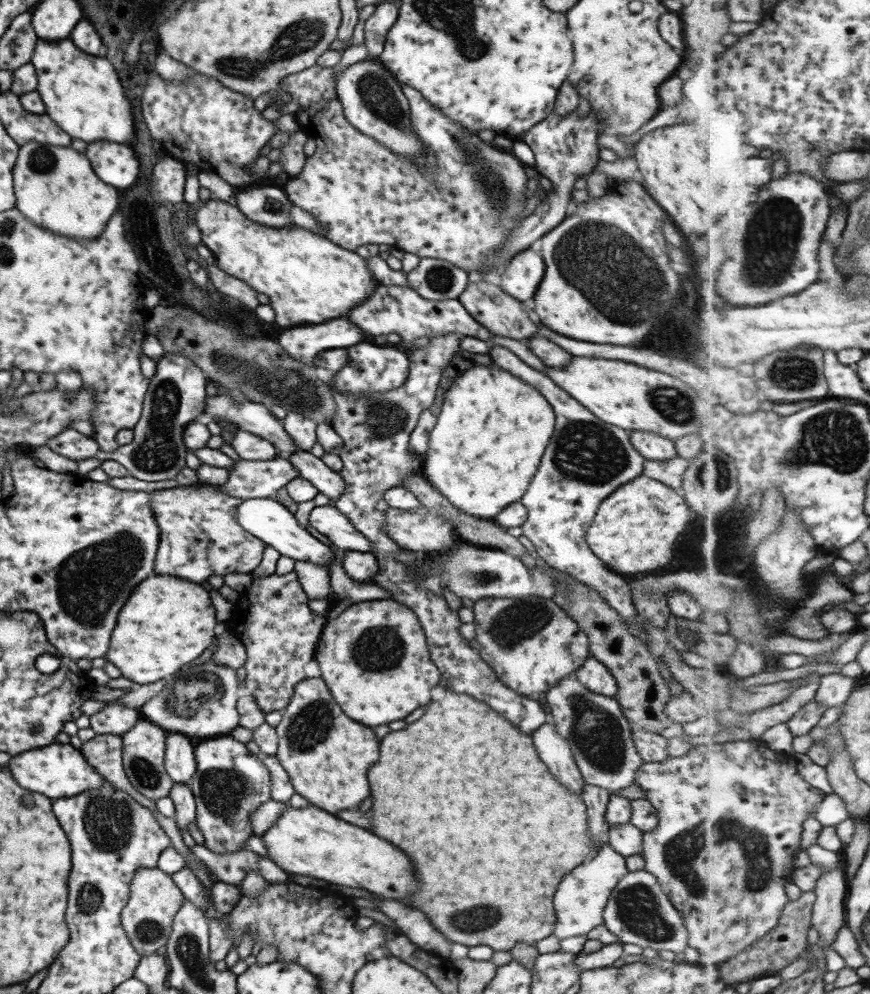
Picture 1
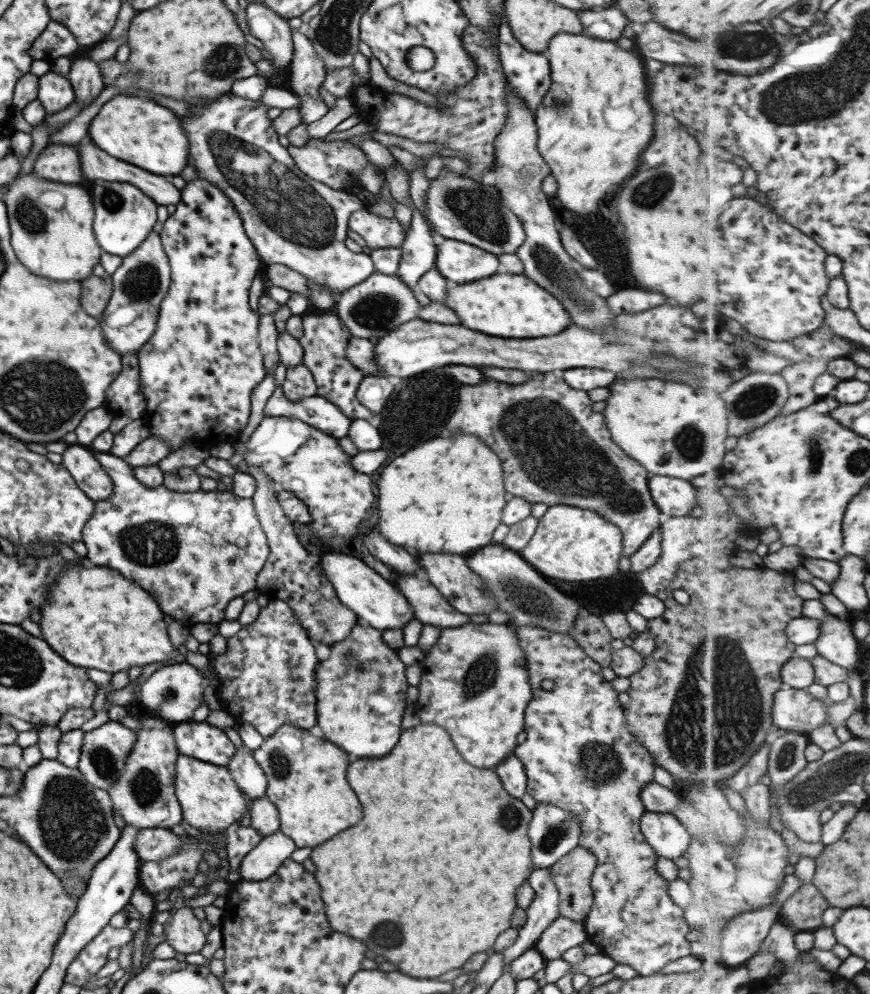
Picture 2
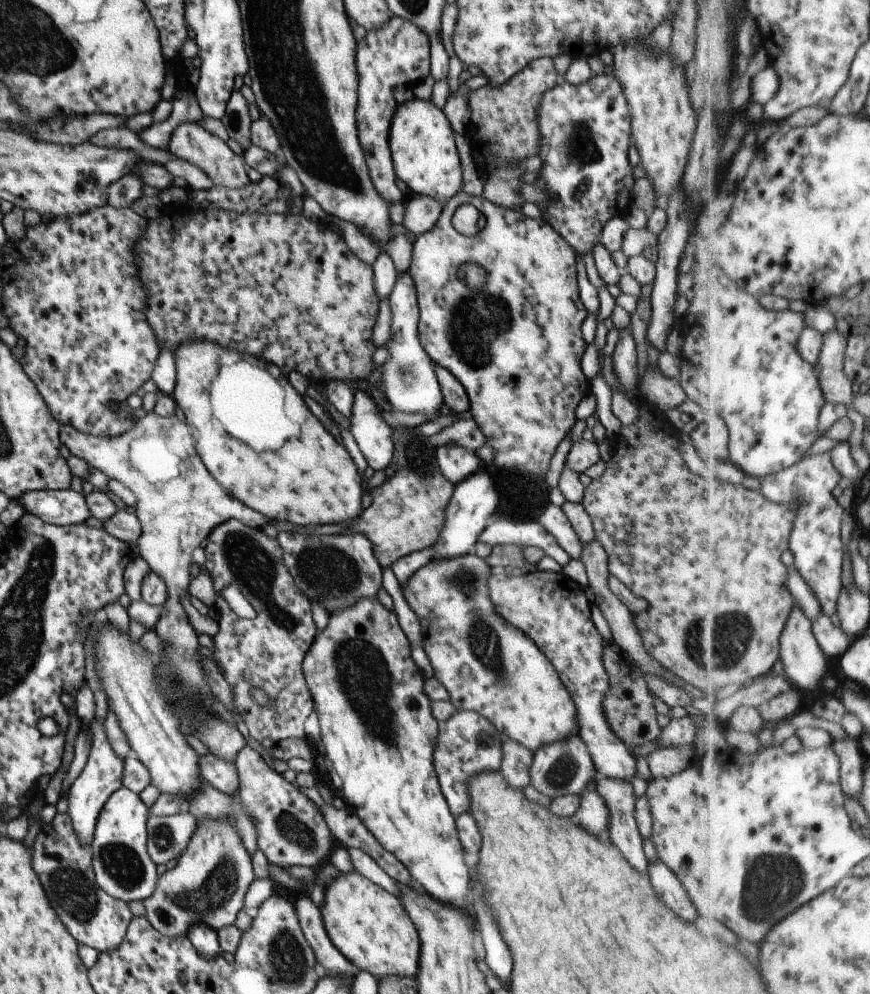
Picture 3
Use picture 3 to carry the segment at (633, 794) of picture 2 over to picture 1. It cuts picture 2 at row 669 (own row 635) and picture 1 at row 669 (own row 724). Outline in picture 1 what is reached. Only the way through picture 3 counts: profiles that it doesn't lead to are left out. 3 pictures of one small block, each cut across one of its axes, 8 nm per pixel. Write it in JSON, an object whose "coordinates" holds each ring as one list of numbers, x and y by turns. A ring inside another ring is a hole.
{"coordinates":[[589,657,574,674,592,692,607,697,614,697,617,694,618,685,609,668,593,657]]}

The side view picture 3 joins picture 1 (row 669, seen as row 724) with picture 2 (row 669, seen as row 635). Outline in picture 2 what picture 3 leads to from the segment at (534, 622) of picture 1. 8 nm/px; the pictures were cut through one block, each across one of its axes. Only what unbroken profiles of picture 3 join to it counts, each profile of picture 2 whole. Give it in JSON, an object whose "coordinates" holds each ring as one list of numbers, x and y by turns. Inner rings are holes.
{"coordinates":[[469,623,457,628,446,628,442,629,440,636,438,637,438,642,432,646,432,649,428,652,427,656,423,659,424,662,424,676,428,676,426,680,426,692,420,690,420,706,422,710,415,709,418,718,420,718,420,724,436,724,442,729,445,729,446,732,450,734,450,738,454,742,454,746,458,748,458,752,462,754,462,758,468,762,468,764,474,764,476,768,495,768,497,764,502,763,502,760,506,760,513,754,513,750,517,747,517,736,522,731,525,731,525,719,524,715,526,712,526,707,532,699,532,686,530,686,530,674,528,674,528,668,526,668,526,658,525,653,522,653,522,650,518,647,518,636,516,636,515,626,513,624,504,625,504,624,473,624],[448,684,448,690,454,690,450,692,450,696,440,696,440,690,444,690]]}

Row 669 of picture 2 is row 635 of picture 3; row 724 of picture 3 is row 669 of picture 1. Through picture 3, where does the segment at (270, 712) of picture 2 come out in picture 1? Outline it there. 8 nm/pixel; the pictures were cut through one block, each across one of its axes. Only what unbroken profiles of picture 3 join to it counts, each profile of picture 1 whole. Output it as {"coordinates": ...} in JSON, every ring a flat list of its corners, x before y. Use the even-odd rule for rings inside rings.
{"coordinates":[[292,571,284,576,276,573,267,577,254,578,250,589,236,605,236,612,230,618,231,630,240,639,246,650,246,688,255,696,260,710,267,715,269,712,282,711,288,706,294,687,305,679,304,666,315,659,315,651,322,630,327,624,327,616,312,613,309,599,298,583,297,574]]}

